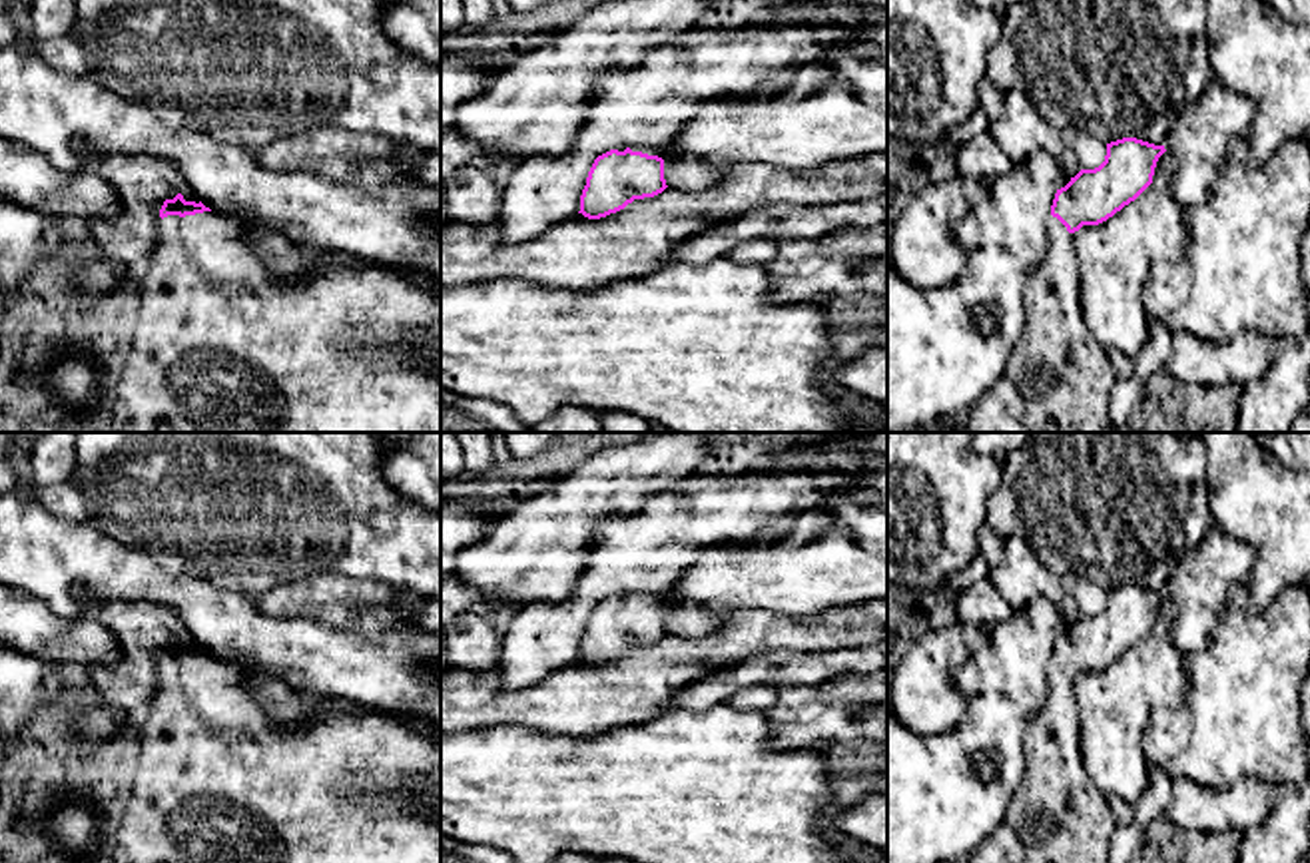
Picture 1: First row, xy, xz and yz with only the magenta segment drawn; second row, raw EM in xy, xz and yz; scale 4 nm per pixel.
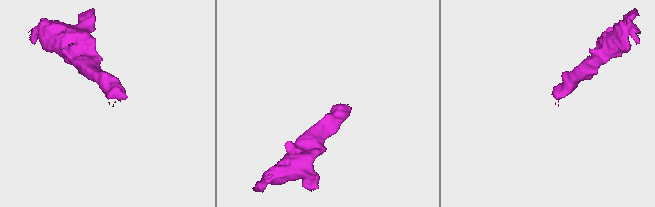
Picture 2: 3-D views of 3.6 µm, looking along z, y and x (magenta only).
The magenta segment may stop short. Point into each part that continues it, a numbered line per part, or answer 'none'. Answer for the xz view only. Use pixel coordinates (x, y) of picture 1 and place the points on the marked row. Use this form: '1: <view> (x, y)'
1: xz (662, 150)

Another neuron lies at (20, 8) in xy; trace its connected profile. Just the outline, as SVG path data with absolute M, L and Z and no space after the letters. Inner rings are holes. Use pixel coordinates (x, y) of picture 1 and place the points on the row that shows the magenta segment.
M10 0L14 16L14 46L32 50L36 46L30 30L30 0Z

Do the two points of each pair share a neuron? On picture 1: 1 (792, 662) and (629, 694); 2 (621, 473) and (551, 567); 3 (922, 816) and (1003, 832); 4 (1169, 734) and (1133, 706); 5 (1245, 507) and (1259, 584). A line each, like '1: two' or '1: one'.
1: two
2: one
3: two
4: two
5: one

